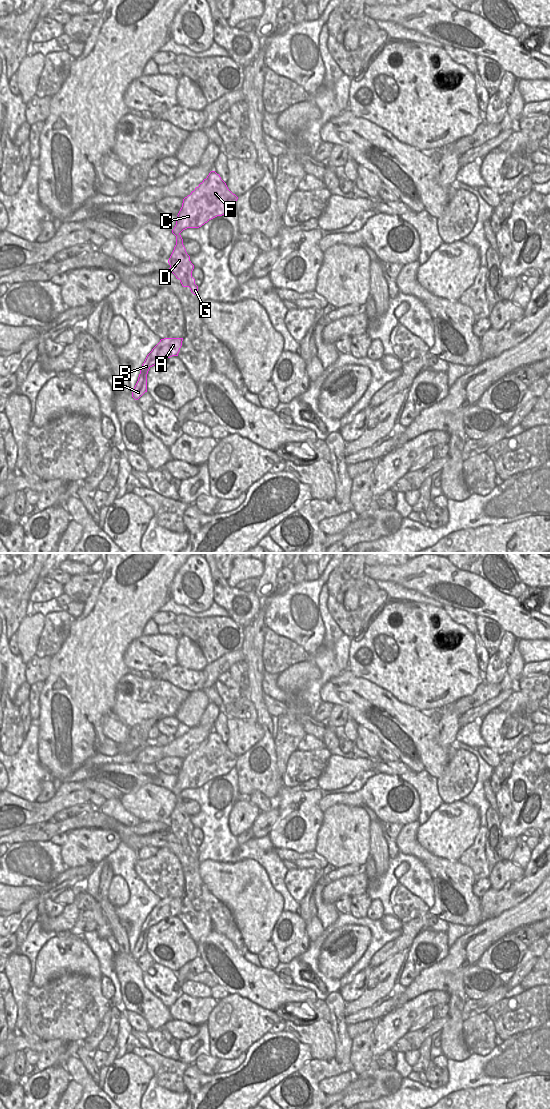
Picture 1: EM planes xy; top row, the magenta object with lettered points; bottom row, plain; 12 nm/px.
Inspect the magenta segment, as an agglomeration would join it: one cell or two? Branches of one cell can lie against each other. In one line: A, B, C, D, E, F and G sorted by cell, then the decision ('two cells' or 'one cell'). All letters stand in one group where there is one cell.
groups A B C D E F G; one cell

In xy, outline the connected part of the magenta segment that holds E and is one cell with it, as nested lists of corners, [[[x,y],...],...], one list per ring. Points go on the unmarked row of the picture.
[[[164,898],[152,909],[147,915],[142,927],[138,941],[132,952],[132,957],[138,960],[145,952],[147,952],[147,934],[149,929],[163,919],[172,916],[178,916],[182,906],[183,898]]]

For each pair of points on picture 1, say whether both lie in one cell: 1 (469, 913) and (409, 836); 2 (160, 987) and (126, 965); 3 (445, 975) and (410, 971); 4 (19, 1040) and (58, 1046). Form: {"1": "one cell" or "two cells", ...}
{"1": "one cell", "2": "two cells", "3": "two cells", "4": "one cell"}

